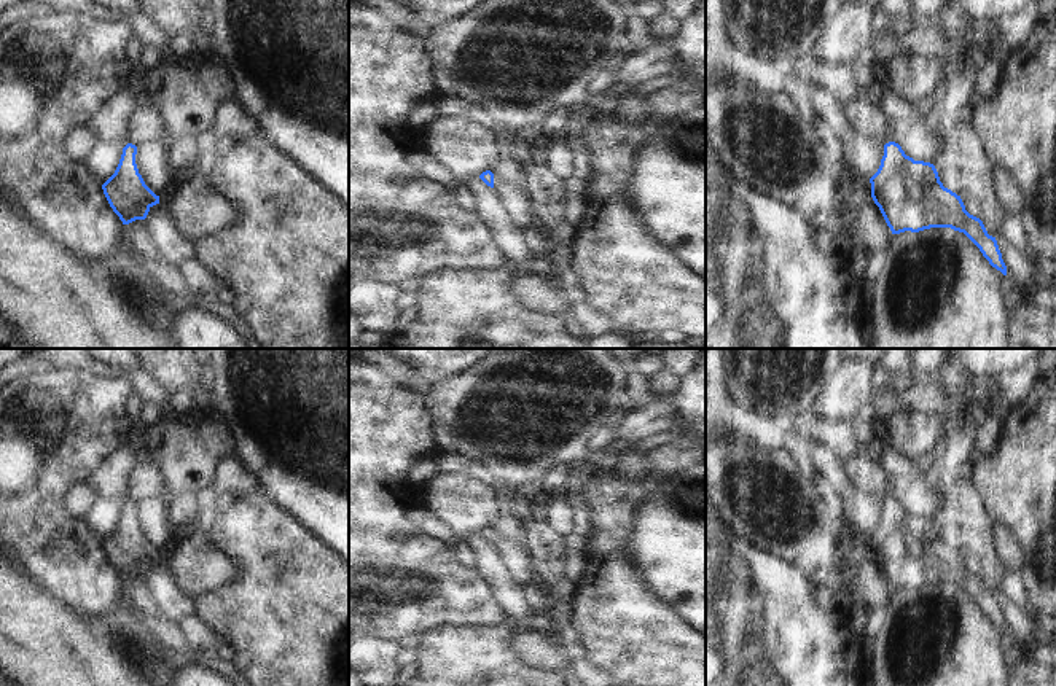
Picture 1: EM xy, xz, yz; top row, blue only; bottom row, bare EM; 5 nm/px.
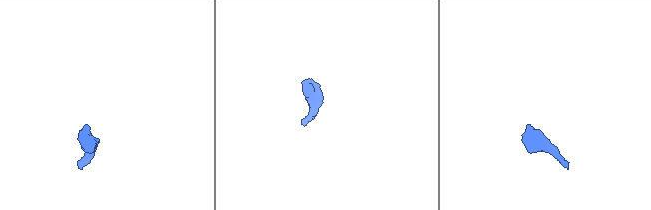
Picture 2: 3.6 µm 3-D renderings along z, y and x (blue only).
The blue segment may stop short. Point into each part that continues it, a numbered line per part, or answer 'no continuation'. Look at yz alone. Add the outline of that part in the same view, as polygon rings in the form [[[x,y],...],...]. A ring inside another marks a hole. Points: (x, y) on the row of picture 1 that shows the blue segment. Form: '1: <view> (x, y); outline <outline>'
no continuation

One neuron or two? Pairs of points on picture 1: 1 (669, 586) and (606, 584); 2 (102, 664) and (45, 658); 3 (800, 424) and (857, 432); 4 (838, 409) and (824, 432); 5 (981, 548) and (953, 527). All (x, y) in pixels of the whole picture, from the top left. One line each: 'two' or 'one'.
1: two
2: one
3: one
4: two
5: one

